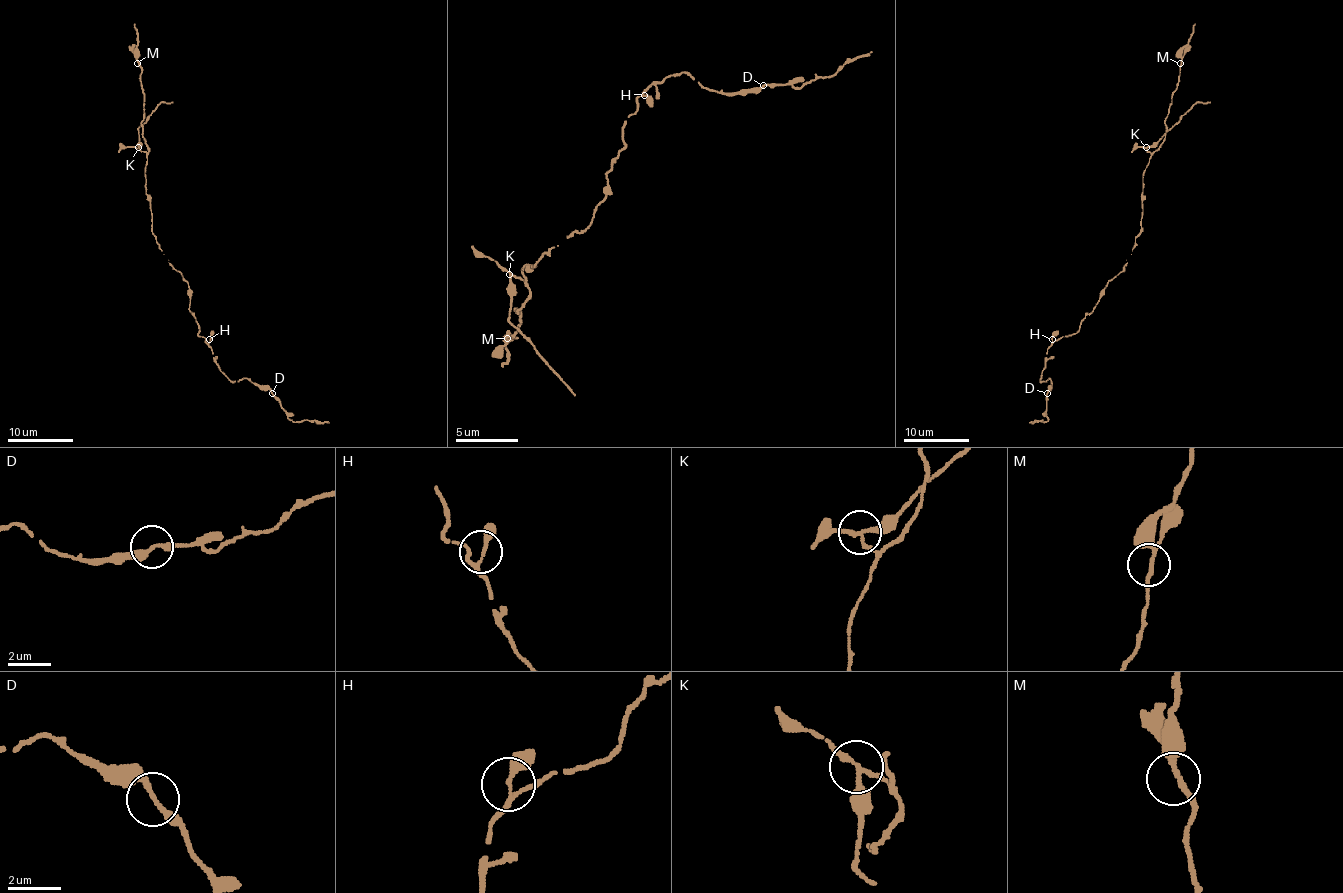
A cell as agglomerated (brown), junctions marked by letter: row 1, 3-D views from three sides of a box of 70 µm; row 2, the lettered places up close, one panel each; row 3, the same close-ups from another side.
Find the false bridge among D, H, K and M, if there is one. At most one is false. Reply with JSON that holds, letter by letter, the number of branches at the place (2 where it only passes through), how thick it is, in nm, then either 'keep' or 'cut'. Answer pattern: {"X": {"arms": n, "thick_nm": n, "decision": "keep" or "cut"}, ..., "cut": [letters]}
{"D": {"arms": 2, "thick_nm": 190, "decision": "keep"}, "H": {"arms": 3, "thick_nm": 160, "decision": "keep"}, "K": {"arms": 3, "thick_nm": 170, "decision": "cut"}, "M": {"arms": 3, "thick_nm": 170, "decision": "keep"}, "cut": ["K"]}

